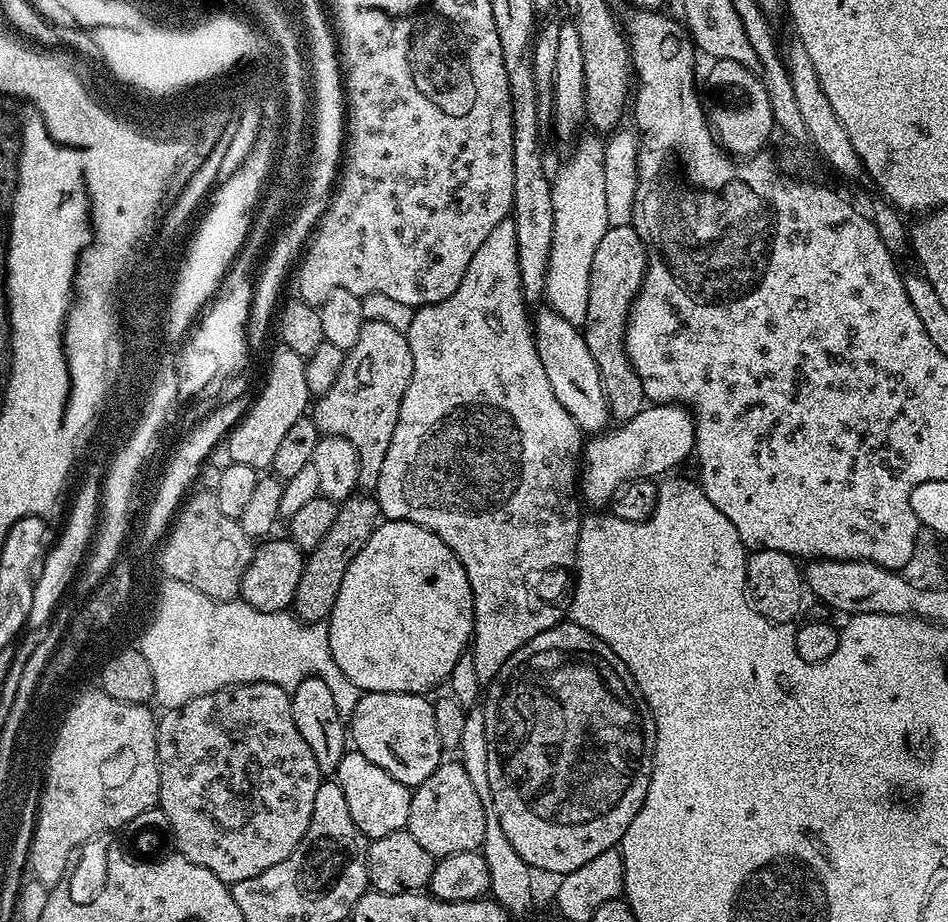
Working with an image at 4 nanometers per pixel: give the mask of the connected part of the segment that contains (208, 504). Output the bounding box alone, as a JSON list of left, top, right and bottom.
[159,490,253,600]

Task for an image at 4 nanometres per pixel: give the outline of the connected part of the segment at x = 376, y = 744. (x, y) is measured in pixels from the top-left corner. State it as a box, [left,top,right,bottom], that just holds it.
[350,692,442,790]

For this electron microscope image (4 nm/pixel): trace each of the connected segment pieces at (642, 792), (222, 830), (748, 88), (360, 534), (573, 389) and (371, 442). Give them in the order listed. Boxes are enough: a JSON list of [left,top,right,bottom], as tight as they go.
[[484,622,656,874],[156,682,322,886],[706,60,776,158],[291,494,380,624],[534,306,610,433],[310,321,414,490]]

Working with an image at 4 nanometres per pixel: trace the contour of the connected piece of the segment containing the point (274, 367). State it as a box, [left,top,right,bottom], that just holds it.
[226,346,310,470]

